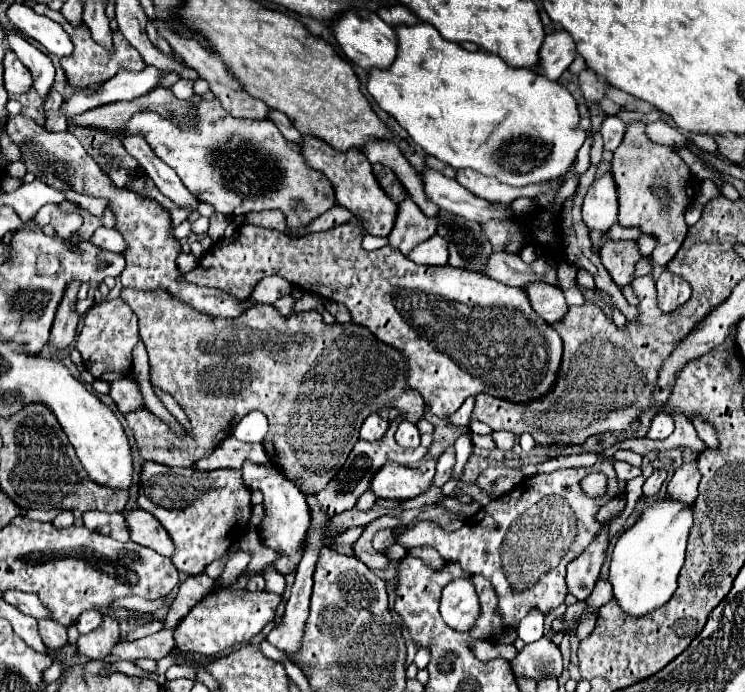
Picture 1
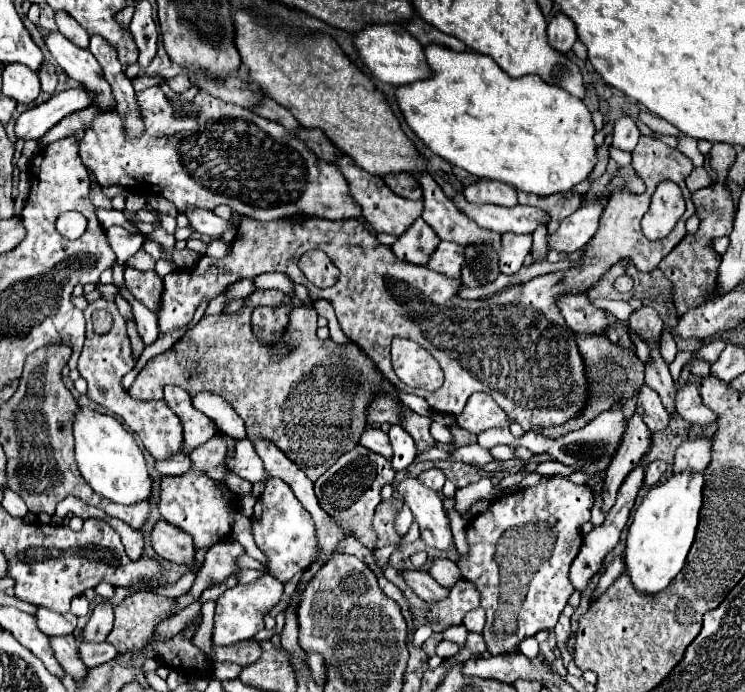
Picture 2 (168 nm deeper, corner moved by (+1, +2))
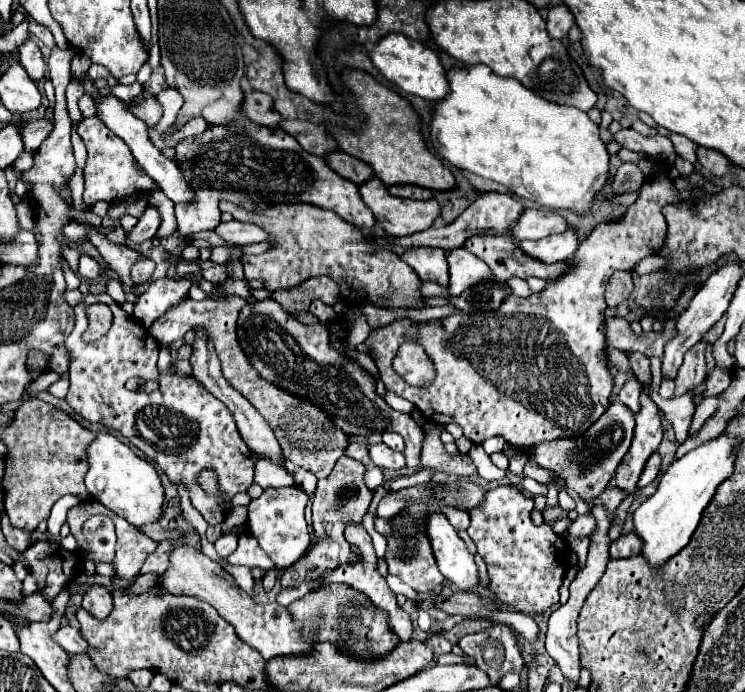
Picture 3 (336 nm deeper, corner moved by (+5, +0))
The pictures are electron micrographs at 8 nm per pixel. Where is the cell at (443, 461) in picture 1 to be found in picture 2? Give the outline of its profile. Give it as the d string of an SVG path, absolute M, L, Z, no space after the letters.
M432 467L432 469L424 471L424 473L420 473L420 481L426 481L426 485L430 485L430 489L434 489L434 491L442 491L442 485L444 485L446 477L444 477L442 469Z

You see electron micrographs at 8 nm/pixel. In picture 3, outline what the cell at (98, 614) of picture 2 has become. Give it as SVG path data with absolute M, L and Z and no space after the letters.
M90 585L84 593L82 607L96 619L106 619L106 615L110 615L112 611L112 593L106 587Z

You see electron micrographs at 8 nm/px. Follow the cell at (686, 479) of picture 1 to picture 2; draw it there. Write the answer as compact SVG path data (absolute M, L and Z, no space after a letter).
M712 439L684 441L674 457L674 473L698 473L704 471L710 463L710 445Z

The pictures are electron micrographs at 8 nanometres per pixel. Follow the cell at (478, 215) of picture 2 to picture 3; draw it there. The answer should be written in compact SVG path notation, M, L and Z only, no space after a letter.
M526 209L524 215L514 223L512 235L516 241L522 239L544 239L548 235L558 235L568 231L568 221L550 209Z

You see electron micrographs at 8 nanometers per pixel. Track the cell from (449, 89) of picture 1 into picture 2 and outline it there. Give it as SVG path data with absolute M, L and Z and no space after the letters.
M430 43L424 47L424 55L430 67L430 77L396 87L394 95L408 127L436 155L476 177L498 179L534 195L566 193L588 177L596 165L596 145L592 141L596 129L582 99L556 85L544 83L534 75L512 79L498 69L498 63L492 57L480 53L458 53L444 45Z

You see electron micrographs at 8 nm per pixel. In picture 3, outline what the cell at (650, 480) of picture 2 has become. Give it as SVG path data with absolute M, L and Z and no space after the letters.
M652 453L650 459L644 465L644 471L642 471L640 479L638 479L638 489L644 489L648 483L652 483L658 473L660 473L660 455Z

